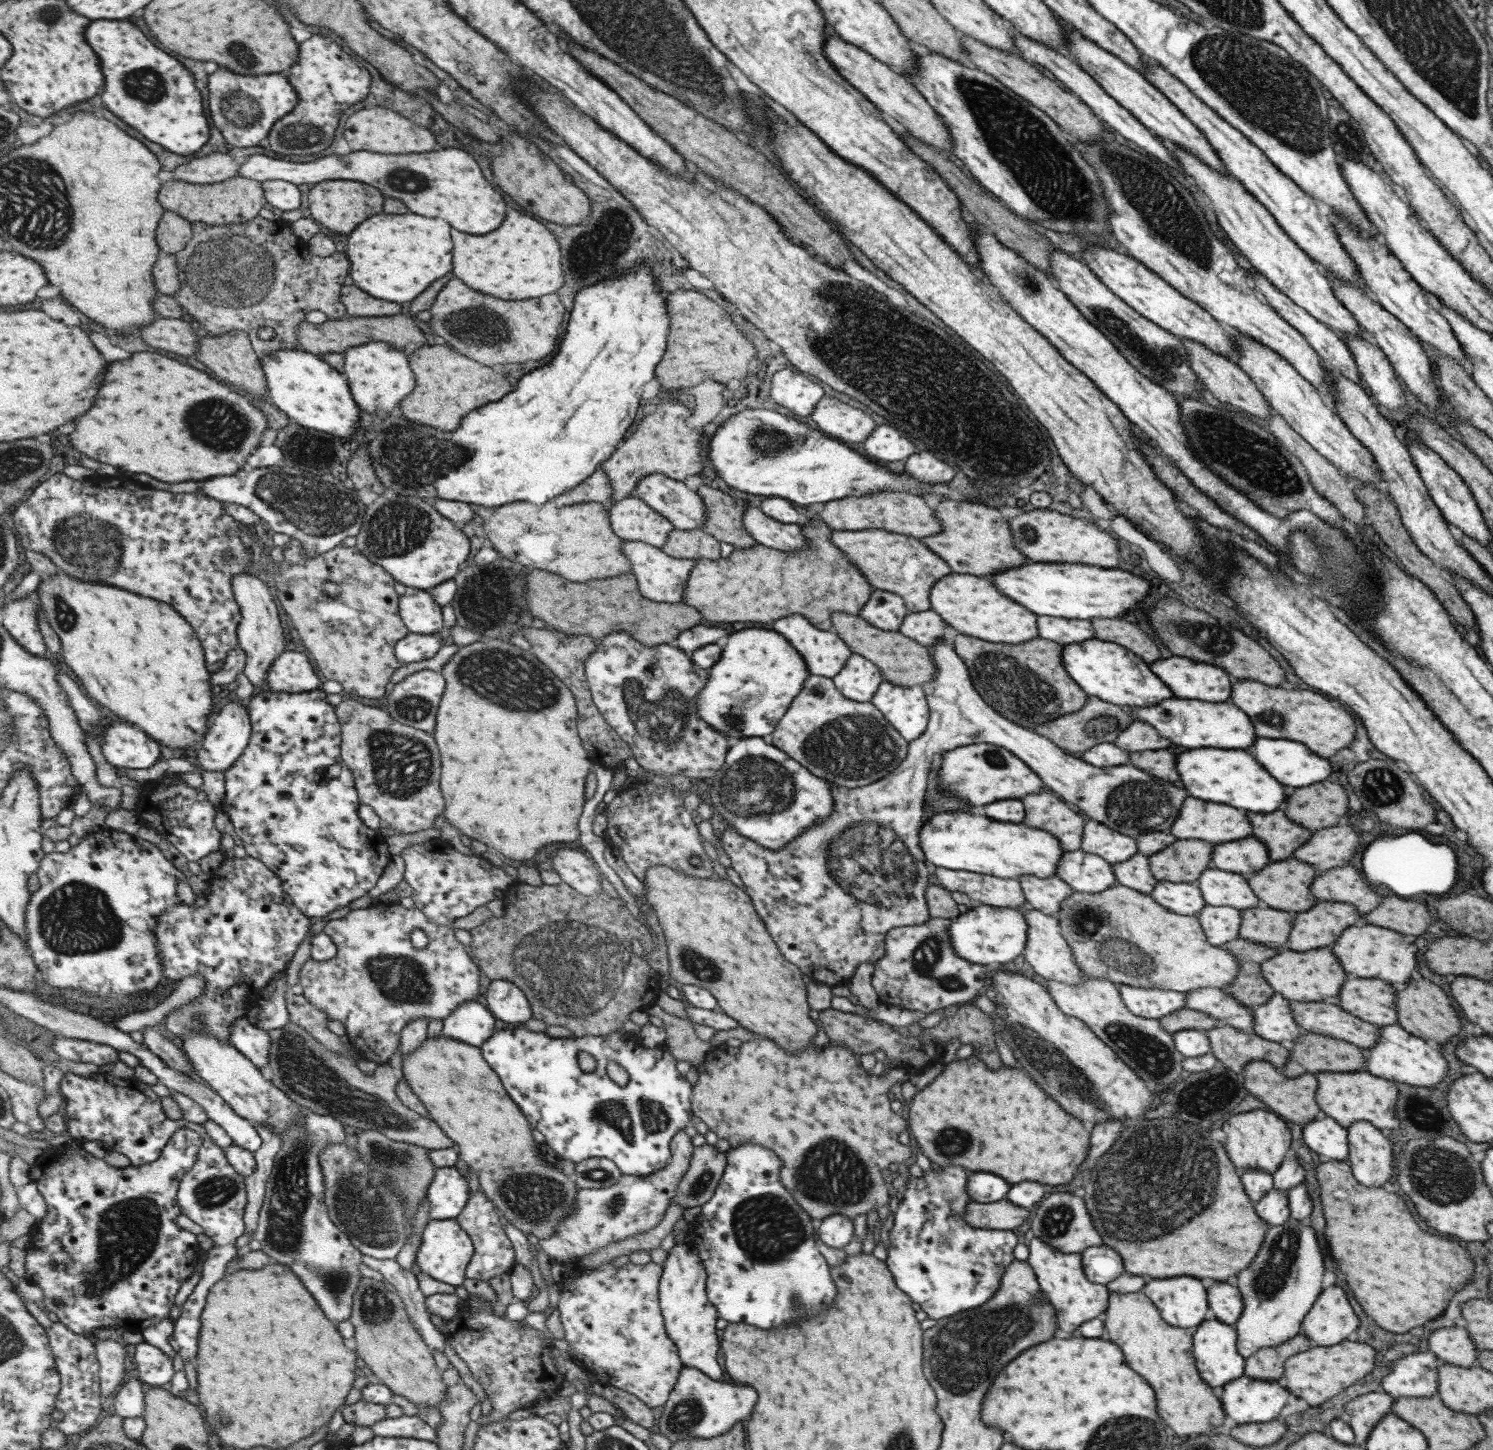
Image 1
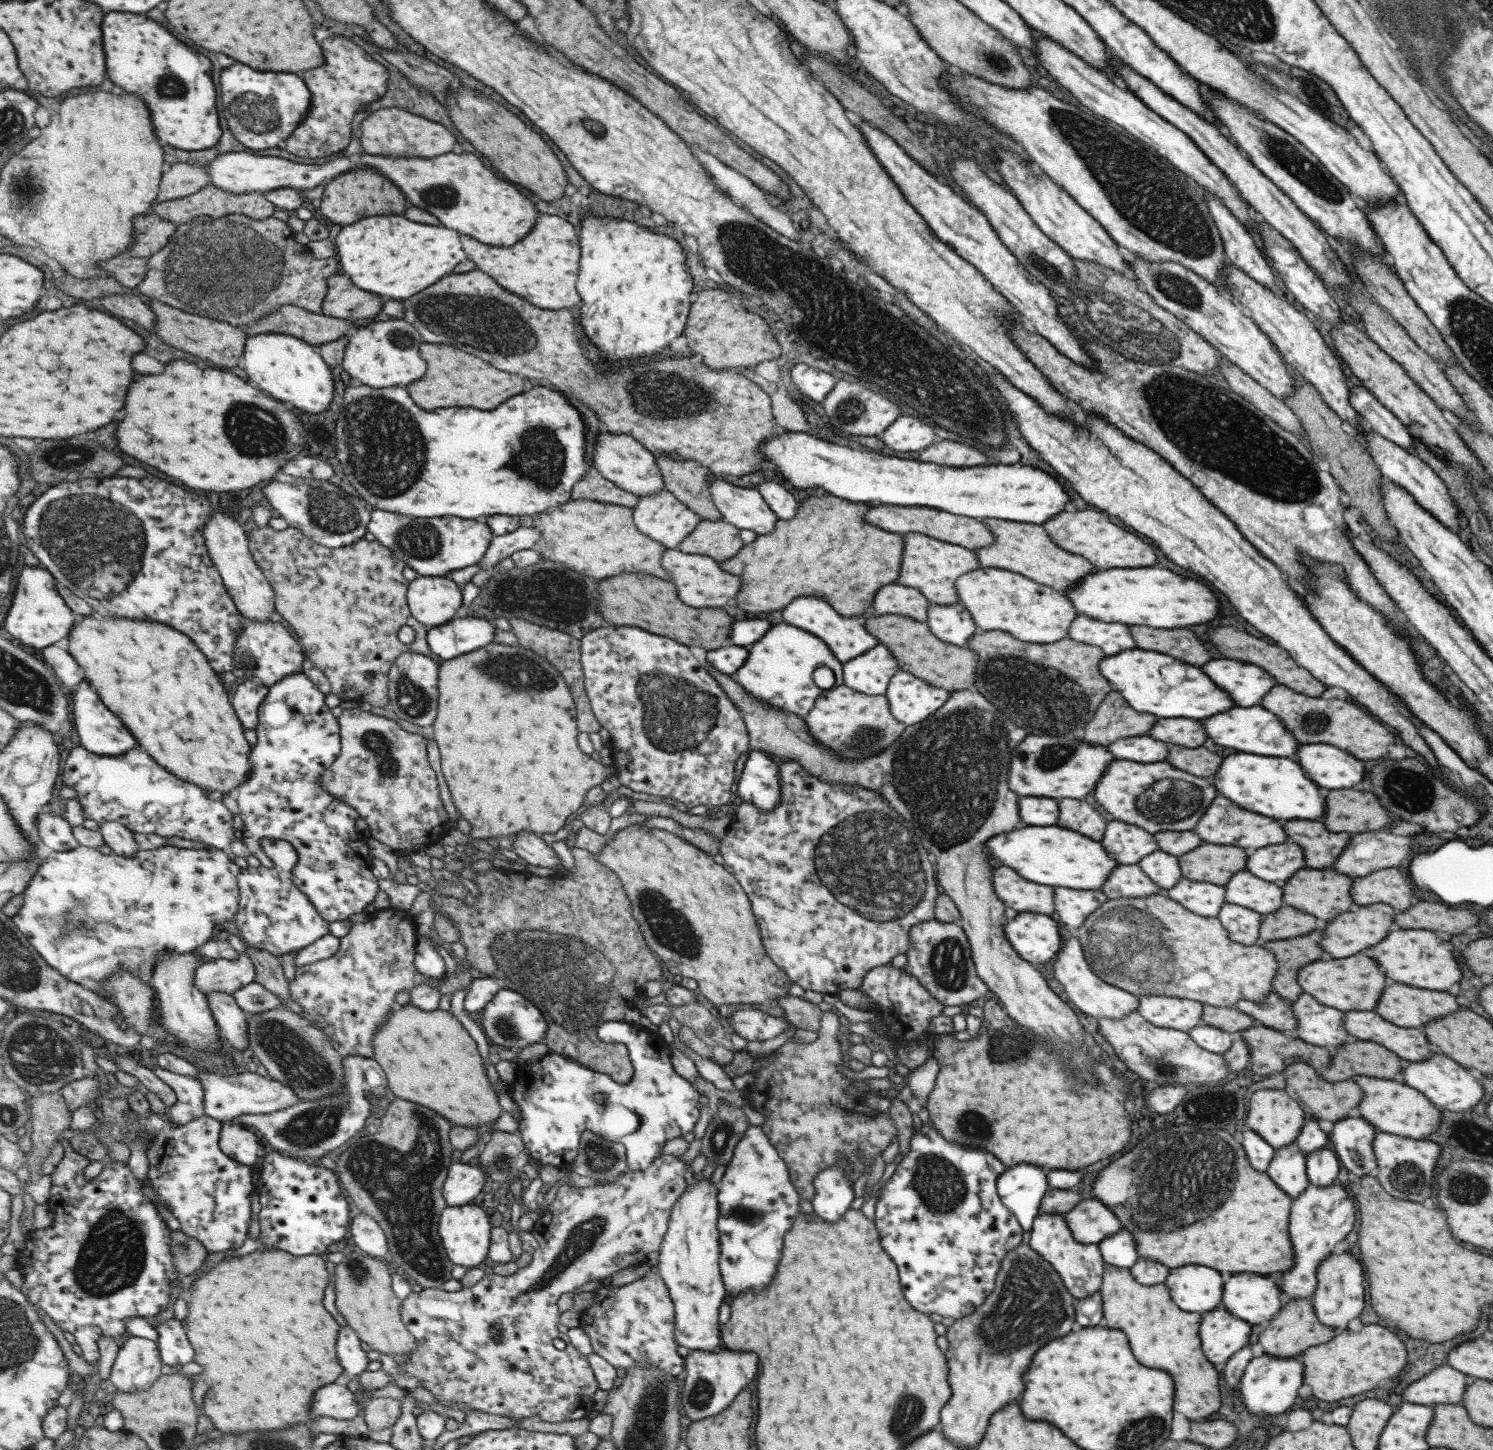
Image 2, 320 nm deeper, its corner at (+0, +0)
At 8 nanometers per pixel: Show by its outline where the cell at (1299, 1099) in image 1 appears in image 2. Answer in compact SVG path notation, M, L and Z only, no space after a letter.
M1293 1063L1285 1068L1286 1091L1302 1104L1308 1117L1313 1117L1316 1120L1329 1120L1334 1123L1347 1117L1347 1112L1351 1107L1357 1107L1362 1099L1362 1088L1358 1087L1350 1079L1341 1080L1339 1082L1326 1081L1321 1075L1314 1071L1308 1064Z

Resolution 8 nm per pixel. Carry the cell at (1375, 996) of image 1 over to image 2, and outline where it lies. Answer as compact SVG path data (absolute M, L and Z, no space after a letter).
M1391 984L1383 990L1373 1011L1398 1027L1421 1029L1425 1022L1447 1016L1457 1008L1453 994Z

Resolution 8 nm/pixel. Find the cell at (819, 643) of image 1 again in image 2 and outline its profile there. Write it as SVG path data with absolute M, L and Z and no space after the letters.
M799 596L793 602L789 602L789 608L783 608L781 612L785 623L793 624L821 639L840 663L851 660L878 644L878 640L865 628L865 621L874 616L872 609L852 617L844 617L835 612L830 604L825 604L825 600L819 600L815 596Z

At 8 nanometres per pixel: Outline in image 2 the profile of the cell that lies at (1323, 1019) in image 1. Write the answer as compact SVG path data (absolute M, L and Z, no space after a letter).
M1343 1011L1343 1016L1342 1025L1347 1034L1380 1044L1405 1062L1425 1060L1433 1053L1434 1048L1421 1029L1398 1027L1375 1011Z

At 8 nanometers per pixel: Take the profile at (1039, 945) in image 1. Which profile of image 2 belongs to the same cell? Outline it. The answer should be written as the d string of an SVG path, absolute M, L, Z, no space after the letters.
M1063 931L1061 940L1057 955L1052 959L1053 974L1055 980L1063 987L1067 998L1073 1002L1073 1006L1076 1006L1081 1012L1093 1016L1093 1018L1109 1018L1111 1020L1123 1018L1126 1014L1137 1010L1139 1004L1138 996L1103 982L1089 968L1088 962L1085 961L1082 954L1080 942L1074 933Z

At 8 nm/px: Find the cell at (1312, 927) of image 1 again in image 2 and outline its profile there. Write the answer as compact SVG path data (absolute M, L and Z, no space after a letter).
M1371 904L1371 906L1361 906L1355 912L1343 912L1337 918L1333 918L1325 926L1325 938L1319 942L1319 946L1331 954L1331 958L1341 958L1341 956L1353 956L1361 952L1363 948L1369 948L1373 944L1379 944L1381 938L1387 936L1391 924L1393 924L1393 908L1385 904Z

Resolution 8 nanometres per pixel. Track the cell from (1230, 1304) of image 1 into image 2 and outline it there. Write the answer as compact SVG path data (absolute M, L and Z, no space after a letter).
M1235 1274L1222 1290L1220 1305L1250 1325L1266 1325L1284 1303L1279 1287L1261 1274Z

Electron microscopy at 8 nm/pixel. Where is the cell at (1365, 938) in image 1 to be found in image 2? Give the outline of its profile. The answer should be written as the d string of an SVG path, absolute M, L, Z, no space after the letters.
M1395 930L1395 932L1389 932L1389 936L1385 936L1385 940L1371 946L1369 952L1371 954L1367 954L1367 956L1377 960L1377 964L1383 968L1385 976L1395 982L1401 982L1401 984L1429 988L1429 990L1447 990L1451 984L1455 984L1461 978L1457 960L1453 958L1453 952L1451 952L1451 944L1441 940L1435 932Z

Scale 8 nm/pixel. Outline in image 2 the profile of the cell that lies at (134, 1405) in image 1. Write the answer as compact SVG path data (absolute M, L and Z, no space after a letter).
M132 1336L118 1352L108 1387L126 1393L150 1389L163 1365L158 1341Z

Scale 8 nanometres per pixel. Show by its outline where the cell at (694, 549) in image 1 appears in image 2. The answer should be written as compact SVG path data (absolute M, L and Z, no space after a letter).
M702 519L692 534L680 544L679 549L686 553L701 553L723 563L739 554L742 546L740 529L727 524L725 519Z

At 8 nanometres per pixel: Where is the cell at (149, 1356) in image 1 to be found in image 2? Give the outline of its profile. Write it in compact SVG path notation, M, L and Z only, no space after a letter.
M167 1319L155 1325L159 1331L159 1350L163 1362L167 1366L182 1366L195 1360L195 1350L189 1342L188 1331L183 1328L183 1322L177 1319Z

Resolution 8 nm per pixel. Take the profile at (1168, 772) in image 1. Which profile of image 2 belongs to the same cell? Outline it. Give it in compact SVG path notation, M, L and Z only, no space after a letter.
M1169 746L1167 762L1175 768L1181 768L1193 776L1213 776L1221 764L1221 756L1205 750L1205 748L1177 748Z

